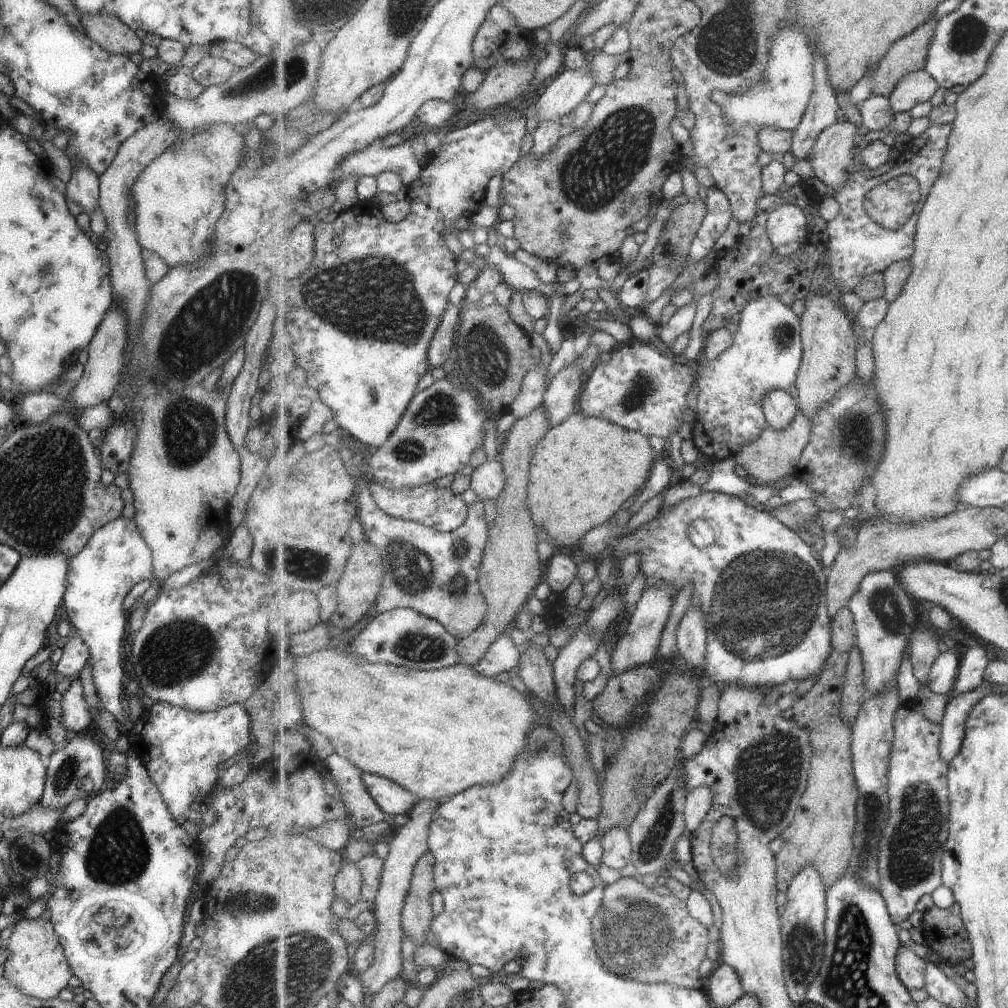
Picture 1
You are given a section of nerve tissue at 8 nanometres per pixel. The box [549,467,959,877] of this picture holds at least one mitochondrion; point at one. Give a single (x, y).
(768, 590)

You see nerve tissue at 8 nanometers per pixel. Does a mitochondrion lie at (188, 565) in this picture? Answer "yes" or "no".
no

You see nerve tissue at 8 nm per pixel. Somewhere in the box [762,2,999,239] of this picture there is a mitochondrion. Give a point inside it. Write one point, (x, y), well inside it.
(968, 33)

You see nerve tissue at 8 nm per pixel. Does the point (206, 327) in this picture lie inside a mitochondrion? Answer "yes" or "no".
yes

